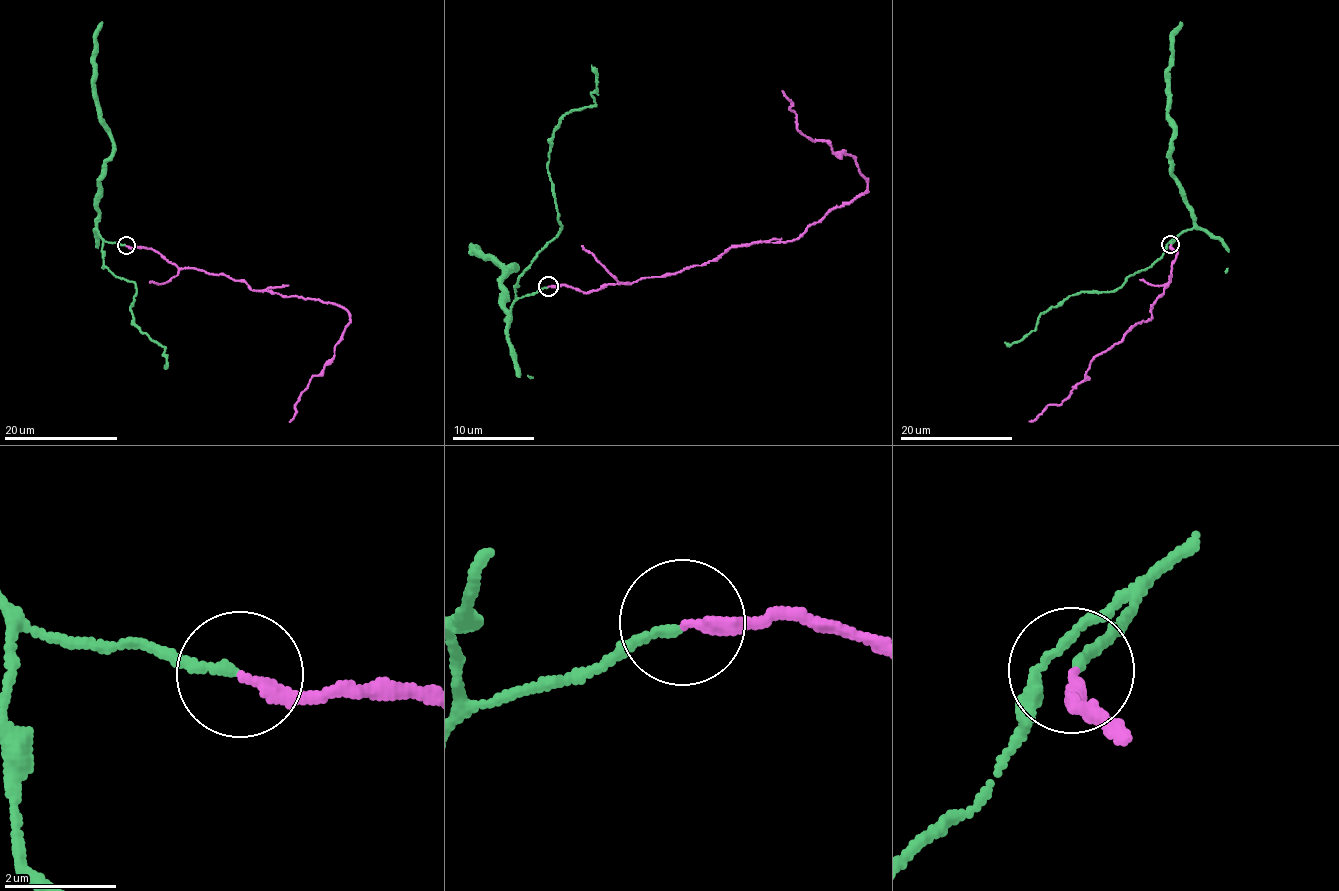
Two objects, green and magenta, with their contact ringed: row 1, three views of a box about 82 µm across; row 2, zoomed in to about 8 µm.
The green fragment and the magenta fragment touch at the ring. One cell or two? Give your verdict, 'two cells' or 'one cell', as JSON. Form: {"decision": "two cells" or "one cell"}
{"decision": "one cell"}

